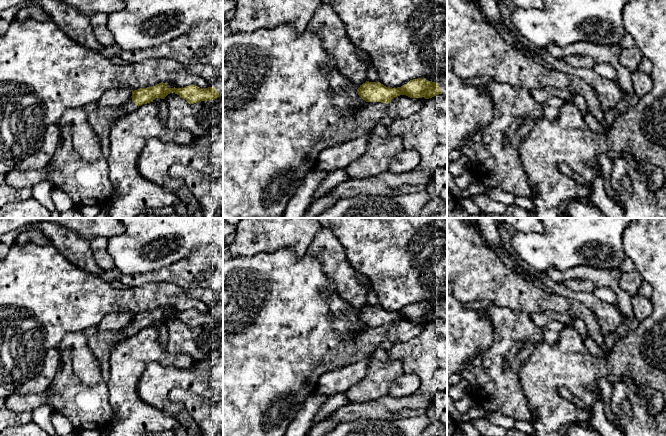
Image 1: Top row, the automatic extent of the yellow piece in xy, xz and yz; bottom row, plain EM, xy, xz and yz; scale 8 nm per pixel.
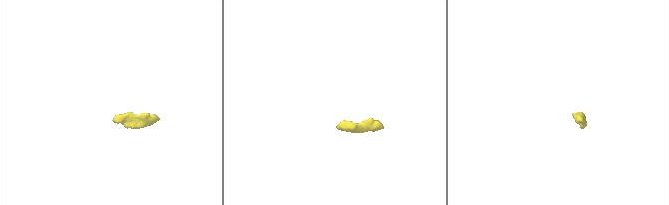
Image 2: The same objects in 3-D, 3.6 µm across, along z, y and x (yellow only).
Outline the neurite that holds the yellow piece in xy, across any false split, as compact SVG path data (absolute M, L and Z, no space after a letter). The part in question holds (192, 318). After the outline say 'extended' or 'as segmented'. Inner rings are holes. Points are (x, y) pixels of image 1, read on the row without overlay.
M223 303L217 305L214 311L201 313L195 309L189 309L184 312L169 312L167 307L159 307L152 311L140 312L132 315L132 320L121 330L123 337L129 338L135 335L139 330L153 326L155 322L165 323L170 318L175 317L189 328L201 325L215 324L219 320L223 321Z | extended

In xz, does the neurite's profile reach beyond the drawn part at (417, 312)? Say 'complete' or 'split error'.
split error

